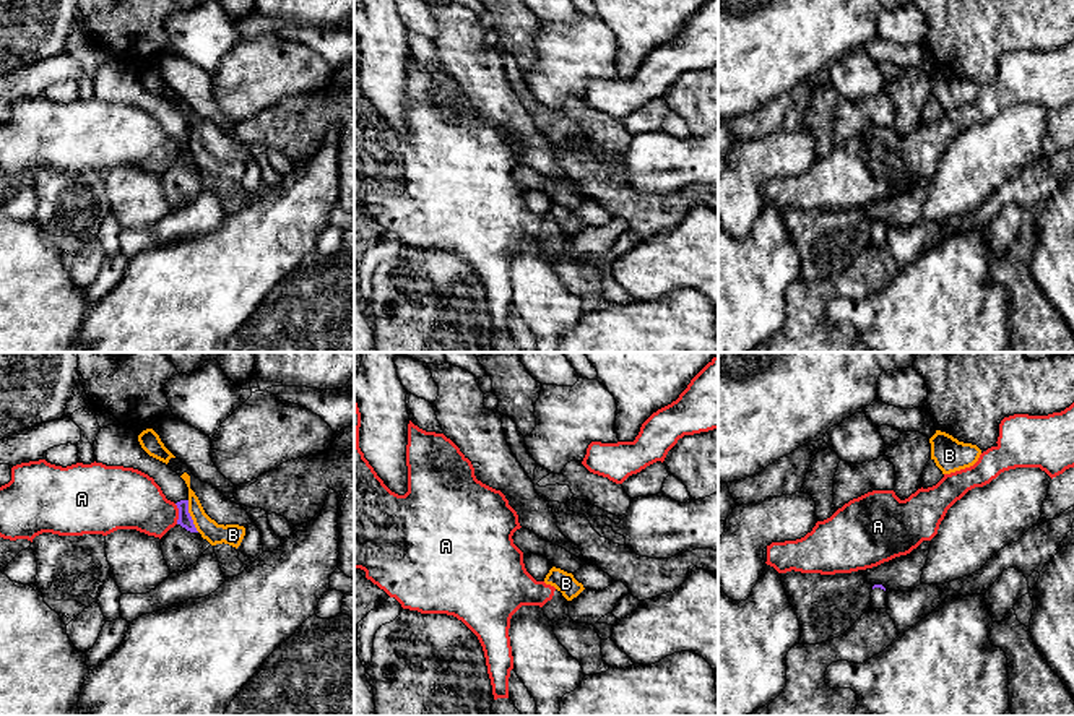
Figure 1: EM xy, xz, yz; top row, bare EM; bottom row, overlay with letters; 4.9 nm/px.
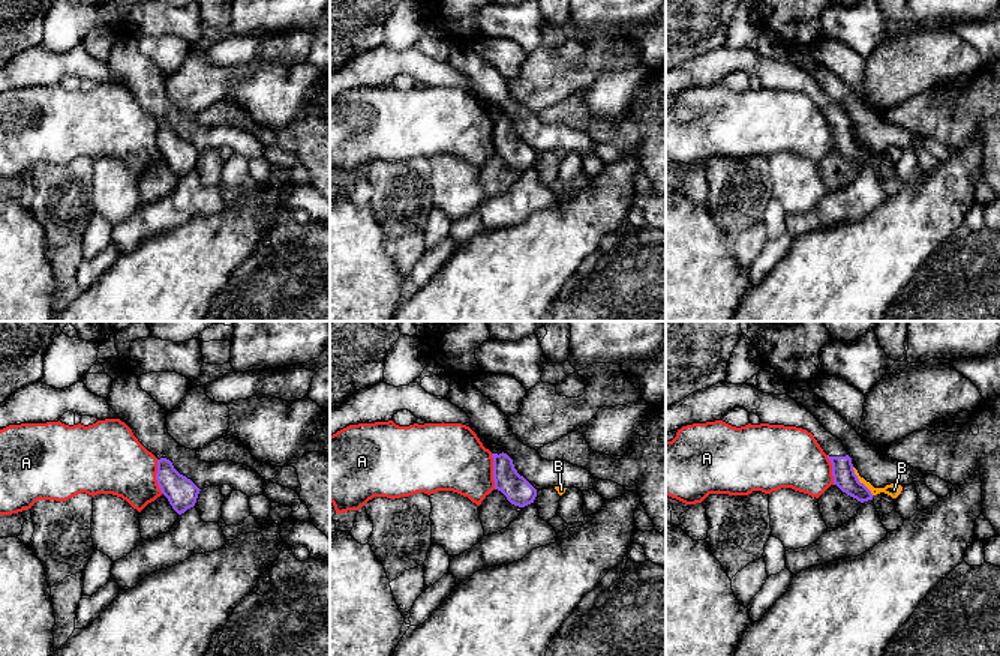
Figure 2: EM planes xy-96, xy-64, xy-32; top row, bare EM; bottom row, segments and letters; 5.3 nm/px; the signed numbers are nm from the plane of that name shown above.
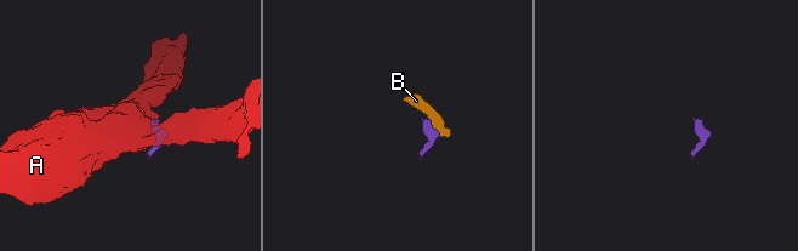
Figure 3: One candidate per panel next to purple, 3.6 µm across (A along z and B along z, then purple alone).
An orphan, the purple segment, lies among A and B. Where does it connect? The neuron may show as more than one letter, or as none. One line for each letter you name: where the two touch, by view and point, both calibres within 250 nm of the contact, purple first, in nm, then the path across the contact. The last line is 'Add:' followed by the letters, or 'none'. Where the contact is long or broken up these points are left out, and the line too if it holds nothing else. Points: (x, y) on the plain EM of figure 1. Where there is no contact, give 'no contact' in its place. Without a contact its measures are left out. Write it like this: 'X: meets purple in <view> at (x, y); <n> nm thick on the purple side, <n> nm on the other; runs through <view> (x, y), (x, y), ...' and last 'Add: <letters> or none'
Add: none

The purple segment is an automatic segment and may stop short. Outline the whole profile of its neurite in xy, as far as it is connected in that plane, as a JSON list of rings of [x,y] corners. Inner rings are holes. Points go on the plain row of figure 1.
[[[122,60],[102,63],[93,84],[96,99],[133,104],[153,114],[166,135],[177,141],[177,161],[190,169],[198,169],[188,149],[188,123],[185,117],[166,99],[149,93],[130,63]]]

